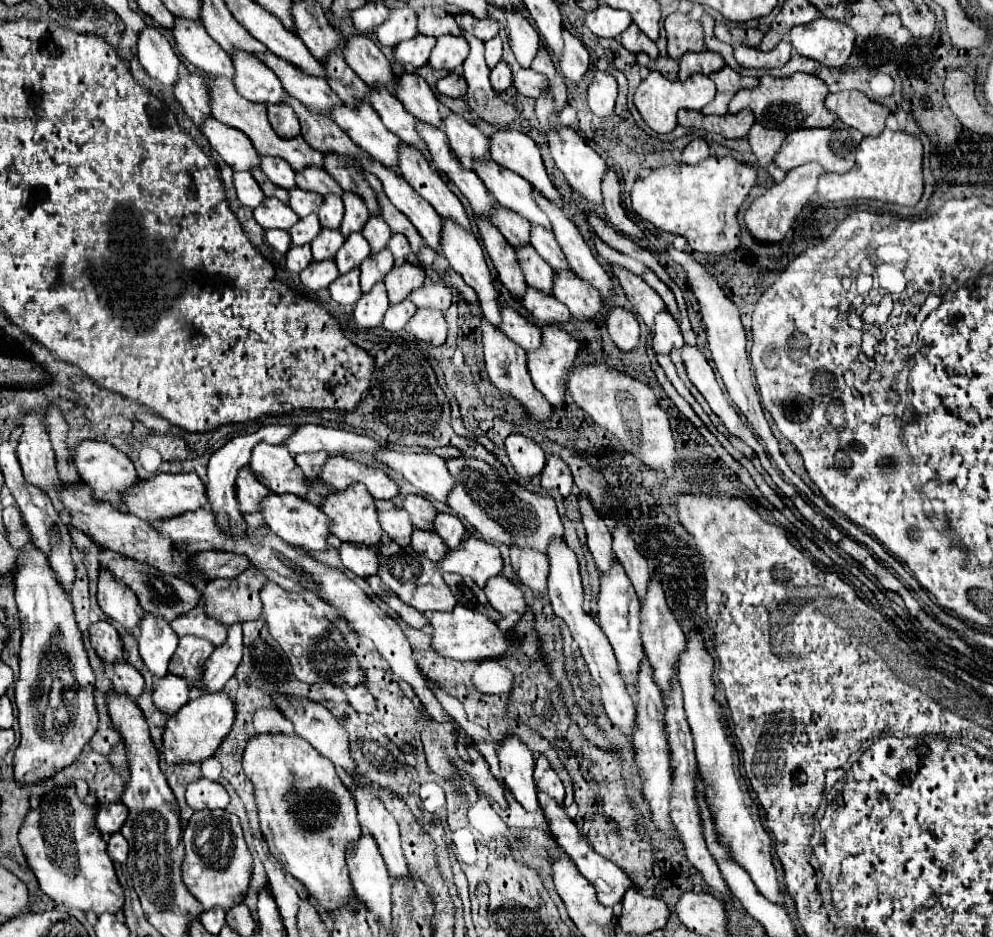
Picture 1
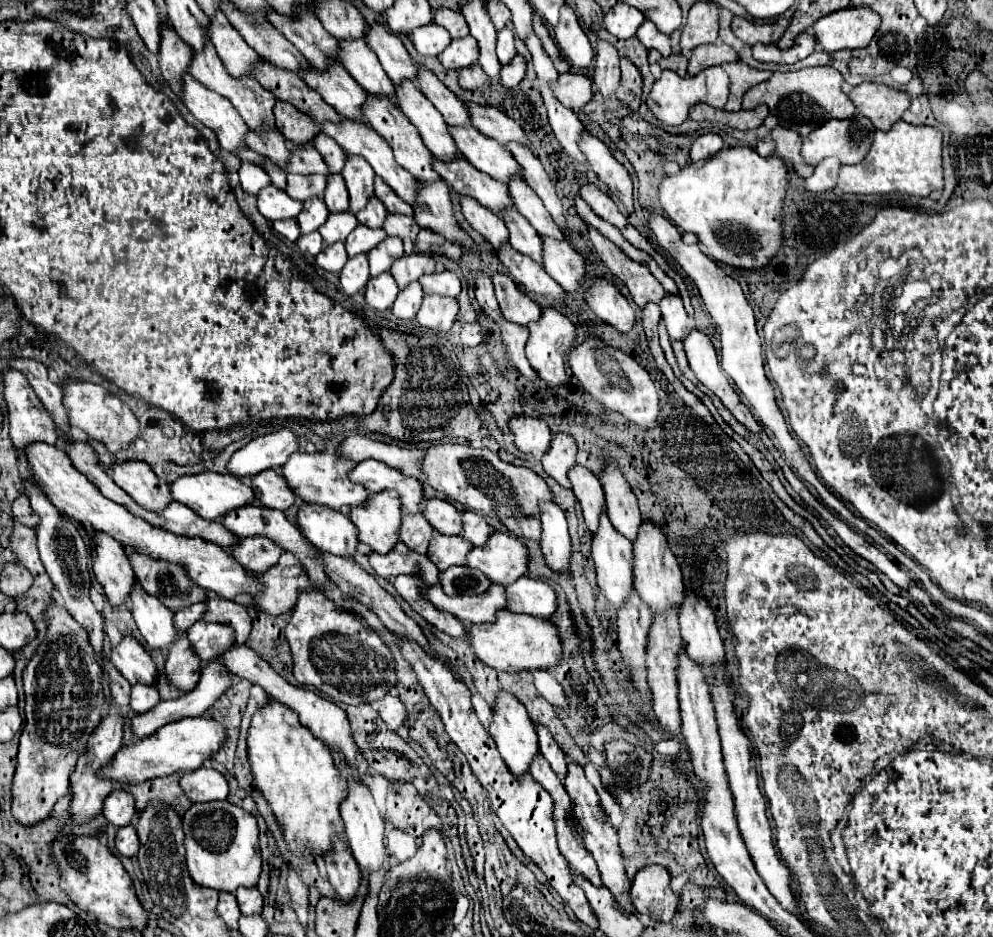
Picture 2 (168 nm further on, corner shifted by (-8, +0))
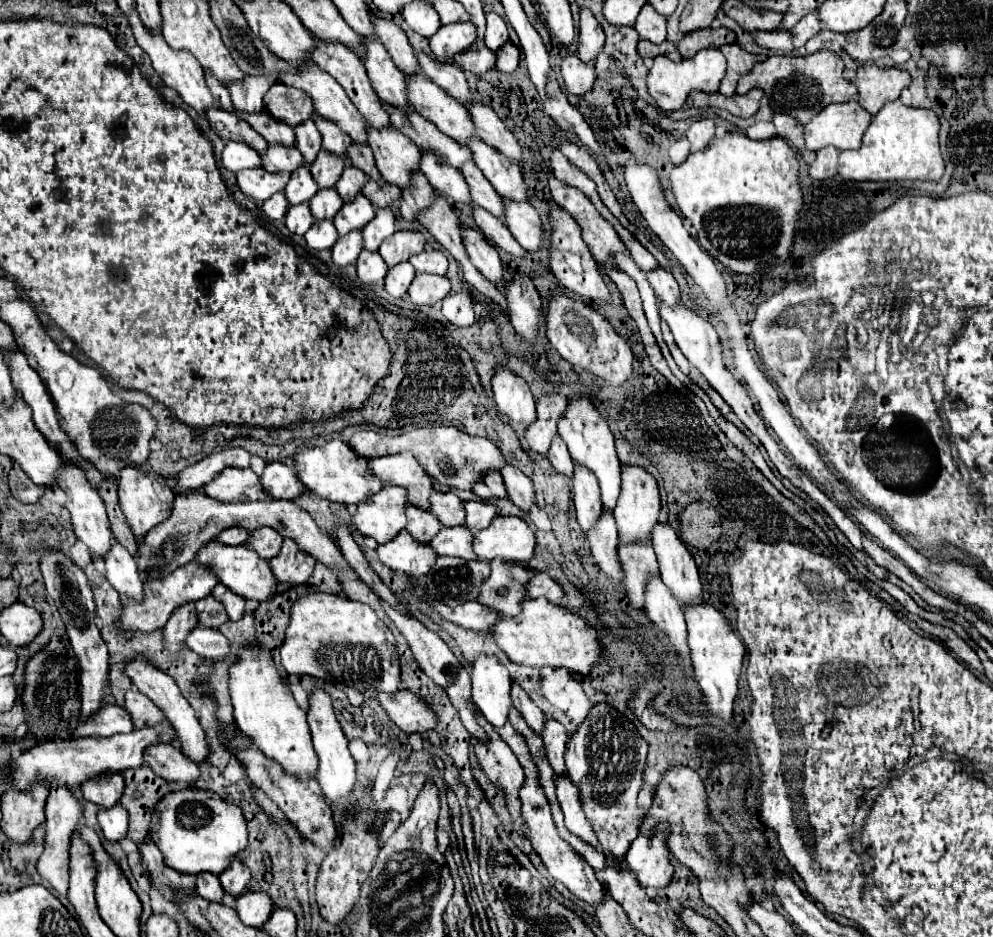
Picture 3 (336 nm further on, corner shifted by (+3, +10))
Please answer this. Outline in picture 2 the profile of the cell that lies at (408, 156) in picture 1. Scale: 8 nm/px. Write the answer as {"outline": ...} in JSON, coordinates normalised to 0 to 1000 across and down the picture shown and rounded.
{"outline":[[[370,101],[370,110],[366,112],[366,118],[372,133],[394,155],[398,170],[406,180],[410,180],[420,193],[426,193],[426,195],[438,195],[442,191],[442,185],[436,180],[436,165],[430,161],[428,153],[422,148],[422,140],[418,140],[418,133],[412,131],[412,127],[402,118],[402,114],[398,114],[390,106],[378,106],[378,101]]]}

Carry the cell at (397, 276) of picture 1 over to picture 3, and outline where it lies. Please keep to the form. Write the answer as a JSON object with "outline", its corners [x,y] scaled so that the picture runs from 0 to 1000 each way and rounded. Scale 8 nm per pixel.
{"outline":[[[399,247],[397,251],[391,253],[391,257],[387,257],[387,261],[383,261],[381,270],[389,279],[389,283],[395,285],[403,279],[411,279],[425,266],[427,266],[427,251],[423,247]]]}

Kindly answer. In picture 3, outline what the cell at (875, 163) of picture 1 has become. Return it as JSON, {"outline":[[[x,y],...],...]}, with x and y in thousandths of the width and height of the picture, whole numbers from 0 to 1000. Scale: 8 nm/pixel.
{"outline":[[[906,106],[892,110],[884,123],[880,123],[874,140],[870,142],[868,157],[864,161],[848,161],[844,185],[854,193],[910,193],[910,191],[926,191],[926,193],[945,193],[951,185],[951,172],[947,165],[947,129],[939,116],[914,114]]]}

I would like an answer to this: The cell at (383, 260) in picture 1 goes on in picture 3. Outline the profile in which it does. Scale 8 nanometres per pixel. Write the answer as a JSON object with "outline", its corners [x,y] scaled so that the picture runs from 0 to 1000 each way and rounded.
{"outline":[[[379,223],[379,232],[365,244],[367,264],[371,268],[381,268],[383,259],[397,249],[397,225],[395,223]]]}

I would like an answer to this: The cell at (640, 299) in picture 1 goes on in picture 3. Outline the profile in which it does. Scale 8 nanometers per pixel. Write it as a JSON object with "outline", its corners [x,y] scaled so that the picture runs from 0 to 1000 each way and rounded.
{"outline":[[[558,185],[552,187],[552,200],[554,200],[558,215],[564,221],[568,221],[578,232],[578,236],[584,240],[586,253],[590,261],[594,264],[598,276],[604,283],[614,281],[616,285],[622,287],[622,283],[616,279],[614,272],[618,272],[620,268],[630,268],[630,264],[622,255],[622,249],[618,247],[618,242],[600,225],[596,215],[592,215],[592,210],[584,206],[584,202],[574,200],[574,197],[564,197]]]}

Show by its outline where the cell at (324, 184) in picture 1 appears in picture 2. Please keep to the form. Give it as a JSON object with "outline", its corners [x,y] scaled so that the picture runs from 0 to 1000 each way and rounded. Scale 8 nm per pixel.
{"outline":[[[317,157],[295,159],[291,182],[303,187],[315,187],[315,185],[323,185],[327,189],[333,187],[333,182],[329,182],[329,174],[325,174],[325,168],[321,165],[321,161],[317,161]]]}

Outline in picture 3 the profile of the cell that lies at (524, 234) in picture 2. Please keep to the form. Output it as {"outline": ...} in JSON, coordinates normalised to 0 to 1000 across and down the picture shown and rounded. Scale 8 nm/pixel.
{"outline":[[[471,172],[471,176],[467,176],[465,187],[473,200],[473,210],[477,219],[487,221],[489,225],[493,225],[495,229],[508,234],[508,219],[504,208],[499,206],[499,202],[493,197],[493,193],[485,187],[485,182],[479,178],[477,172]]]}

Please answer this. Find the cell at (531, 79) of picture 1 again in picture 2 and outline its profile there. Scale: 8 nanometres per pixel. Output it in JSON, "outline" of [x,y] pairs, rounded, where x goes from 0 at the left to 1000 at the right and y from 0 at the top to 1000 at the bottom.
{"outline":[[[567,78],[559,89],[555,89],[557,101],[577,118],[583,118],[597,104],[597,89],[589,80]]]}

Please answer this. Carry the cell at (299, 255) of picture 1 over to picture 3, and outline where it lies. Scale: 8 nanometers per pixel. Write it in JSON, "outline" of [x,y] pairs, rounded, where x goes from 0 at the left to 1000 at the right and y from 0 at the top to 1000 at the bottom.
{"outline":[[[292,219],[290,227],[286,232],[286,238],[294,249],[306,251],[312,244],[312,240],[316,238],[316,232],[314,232],[310,219]]]}

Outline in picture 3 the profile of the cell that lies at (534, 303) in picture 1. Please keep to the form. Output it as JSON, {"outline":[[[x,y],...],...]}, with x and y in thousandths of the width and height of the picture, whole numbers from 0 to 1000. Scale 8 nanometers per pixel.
{"outline":[[[475,219],[475,232],[479,236],[479,240],[483,242],[483,247],[489,251],[489,255],[508,266],[510,270],[516,270],[520,274],[526,274],[530,268],[520,259],[520,255],[516,253],[516,249],[512,247],[512,242],[502,234],[502,232],[495,232],[495,227],[491,227],[489,223],[483,223],[479,219]]]}

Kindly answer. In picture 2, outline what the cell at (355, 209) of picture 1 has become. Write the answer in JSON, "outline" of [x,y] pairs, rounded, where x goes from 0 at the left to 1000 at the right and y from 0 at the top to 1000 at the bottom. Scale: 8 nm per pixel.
{"outline":[[[351,165],[349,176],[345,178],[343,187],[351,202],[351,215],[353,215],[351,225],[358,229],[372,217],[372,212],[376,208],[378,185],[374,182],[374,176],[368,170],[362,170],[360,165],[355,165],[355,168]]]}

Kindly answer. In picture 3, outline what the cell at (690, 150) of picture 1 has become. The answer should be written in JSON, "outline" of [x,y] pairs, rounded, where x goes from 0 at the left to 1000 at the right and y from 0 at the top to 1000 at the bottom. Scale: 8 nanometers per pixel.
{"outline":[[[705,127],[695,133],[693,138],[693,150],[697,153],[697,161],[703,161],[713,155],[713,150],[719,146],[719,129],[717,127]]]}

